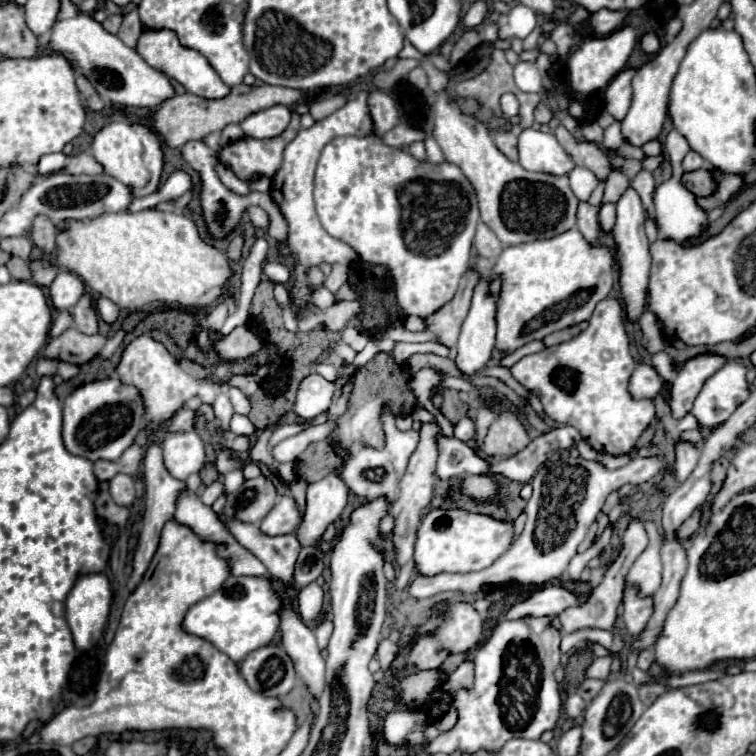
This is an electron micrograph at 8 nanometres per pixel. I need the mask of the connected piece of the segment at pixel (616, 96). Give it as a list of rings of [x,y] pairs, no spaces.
[[[634,68],[619,72],[605,90],[605,108],[615,120],[623,120],[631,106],[631,80],[635,72]]]

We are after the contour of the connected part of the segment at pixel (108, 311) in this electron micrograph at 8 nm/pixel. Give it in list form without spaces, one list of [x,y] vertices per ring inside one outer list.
[[[99,298],[99,300],[95,302],[95,308],[97,308],[97,314],[99,314],[107,324],[113,324],[113,322],[117,320],[119,308],[117,308],[111,300],[107,300],[107,298]]]

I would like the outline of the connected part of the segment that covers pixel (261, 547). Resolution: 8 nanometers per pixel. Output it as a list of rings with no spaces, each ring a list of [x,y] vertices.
[[[225,520],[231,534],[237,538],[241,546],[245,546],[249,552],[253,552],[267,568],[269,572],[279,578],[283,584],[293,582],[293,570],[295,560],[301,550],[299,540],[293,534],[285,536],[265,536],[261,534],[257,524],[241,524],[235,520]]]

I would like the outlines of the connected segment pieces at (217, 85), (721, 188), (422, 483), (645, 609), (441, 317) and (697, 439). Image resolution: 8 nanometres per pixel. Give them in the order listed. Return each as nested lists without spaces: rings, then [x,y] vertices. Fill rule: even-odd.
[[[145,28],[139,34],[135,50],[139,52],[139,56],[143,56],[147,60],[147,64],[151,64],[151,68],[155,68],[155,70],[163,72],[165,76],[169,76],[171,80],[179,82],[191,94],[197,94],[201,98],[223,98],[229,94],[229,86],[223,84],[223,80],[211,68],[211,64],[205,60],[205,56],[195,52],[193,48],[179,44],[179,36],[175,36],[175,32],[171,32],[167,28],[159,28],[159,30]]]
[[[715,172],[715,192],[709,196],[699,196],[697,204],[699,208],[703,208],[703,212],[711,212],[717,206],[723,206],[727,202],[731,202],[737,192],[741,192],[745,188],[745,176],[741,174],[725,174],[725,172]]]
[[[423,424],[421,428],[421,442],[415,450],[415,454],[409,460],[407,472],[403,476],[403,480],[399,482],[399,490],[397,490],[397,498],[393,504],[393,518],[395,518],[395,528],[393,528],[393,550],[395,550],[395,564],[397,568],[405,566],[407,562],[413,560],[413,544],[415,544],[415,532],[421,520],[421,512],[429,506],[431,496],[433,496],[433,484],[435,484],[435,460],[437,460],[437,444],[435,444],[435,436],[439,434],[439,426],[437,424]]]
[[[633,588],[625,590],[623,594],[625,604],[625,630],[635,638],[641,636],[641,632],[647,628],[651,616],[653,616],[653,600],[651,598],[639,598]]]
[[[469,270],[463,276],[463,282],[461,282],[455,298],[449,304],[445,304],[441,310],[437,310],[431,318],[427,318],[427,328],[437,332],[439,342],[449,348],[455,348],[455,344],[457,344],[457,336],[459,336],[461,324],[469,312],[471,294],[473,294],[477,280],[479,280],[479,272]]]
[[[695,428],[695,430],[685,430],[685,432],[681,432],[679,436],[677,436],[677,440],[691,440],[691,444],[695,444],[695,448],[703,448],[703,444],[705,444],[705,438],[703,438],[703,434],[701,434],[701,430],[699,428]]]

